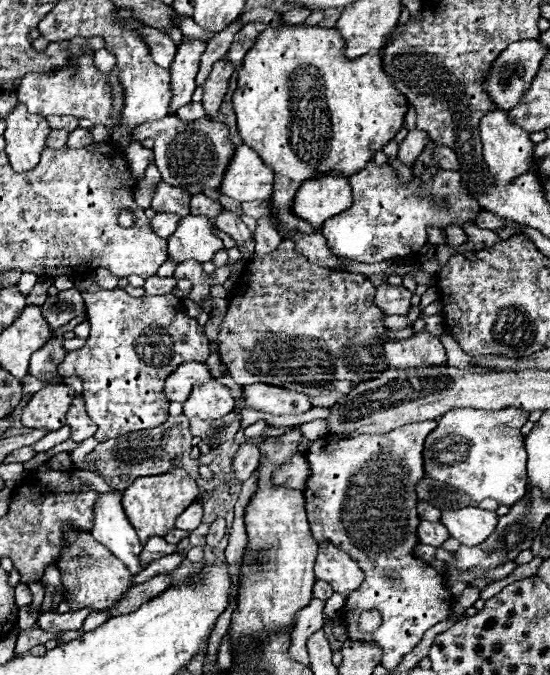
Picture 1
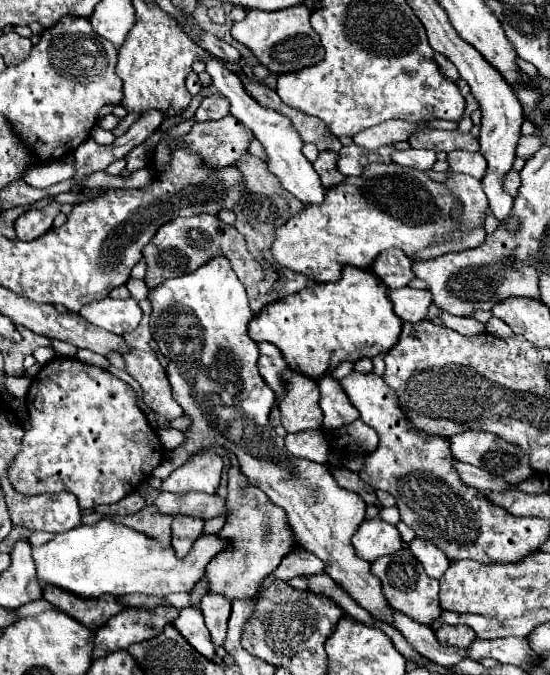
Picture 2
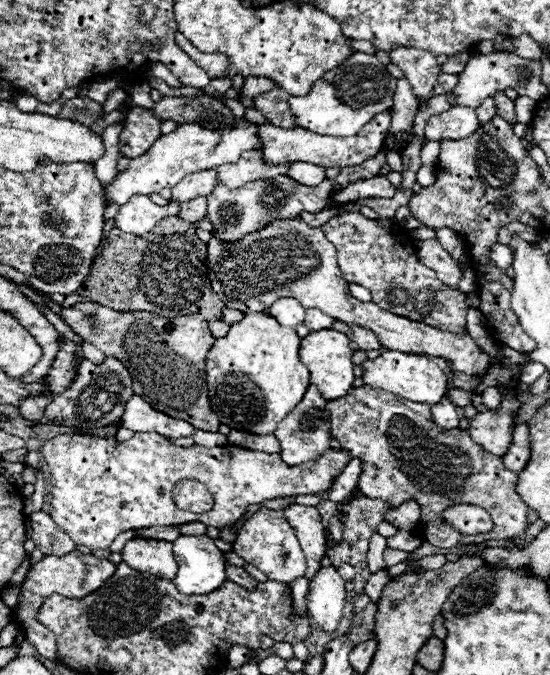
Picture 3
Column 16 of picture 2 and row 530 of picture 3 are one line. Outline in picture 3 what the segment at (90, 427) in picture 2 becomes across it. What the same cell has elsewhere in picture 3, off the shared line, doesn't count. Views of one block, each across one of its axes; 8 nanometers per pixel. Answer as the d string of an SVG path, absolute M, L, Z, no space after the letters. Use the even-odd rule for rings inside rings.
M456 504L452 508L446 508L446 514L442 518L448 526L462 534L490 532L490 528L494 526L490 514L484 508L472 504Z

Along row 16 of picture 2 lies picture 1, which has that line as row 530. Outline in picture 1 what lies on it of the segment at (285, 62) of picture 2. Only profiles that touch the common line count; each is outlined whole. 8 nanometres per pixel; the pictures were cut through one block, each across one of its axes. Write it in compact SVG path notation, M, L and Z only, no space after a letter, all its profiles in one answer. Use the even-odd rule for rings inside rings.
M292 426L282 436L268 436L258 442L262 462L258 466L258 488L244 508L248 546L242 554L240 594L238 606L232 614L232 648L238 646L242 636L258 638L260 634L270 636L276 630L292 630L296 612L312 600L318 544L310 534L302 490L276 486L272 482L274 470L290 460L290 456L302 454L298 450L302 438L300 426Z

